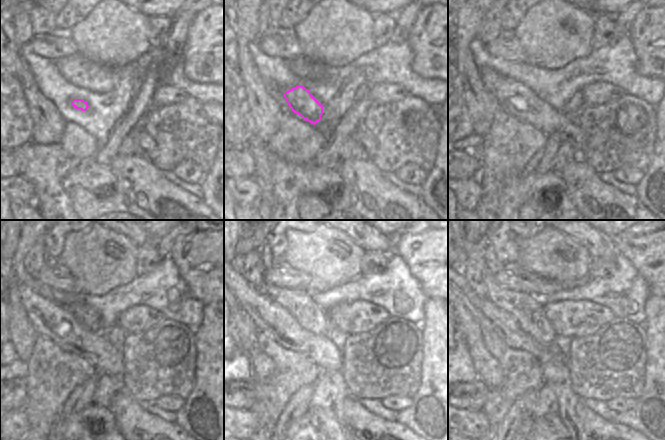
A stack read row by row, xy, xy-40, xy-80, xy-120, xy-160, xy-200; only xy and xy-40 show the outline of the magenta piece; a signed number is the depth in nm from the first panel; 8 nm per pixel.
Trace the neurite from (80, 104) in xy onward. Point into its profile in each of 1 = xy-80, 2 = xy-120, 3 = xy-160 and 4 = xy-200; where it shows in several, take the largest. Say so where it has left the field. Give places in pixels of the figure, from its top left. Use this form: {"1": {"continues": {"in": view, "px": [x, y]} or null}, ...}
{"1": {"continues": {"in": "xy-80", "px": [513, 98]}}, "2": {"continues": {"in": "xy-120", "px": [54, 321]}}, "3": {"continues": {"in": "xy-160", "px": [268, 316]}}, "4": {"continues": {"in": "xy-200", "px": [490, 317]}}}

